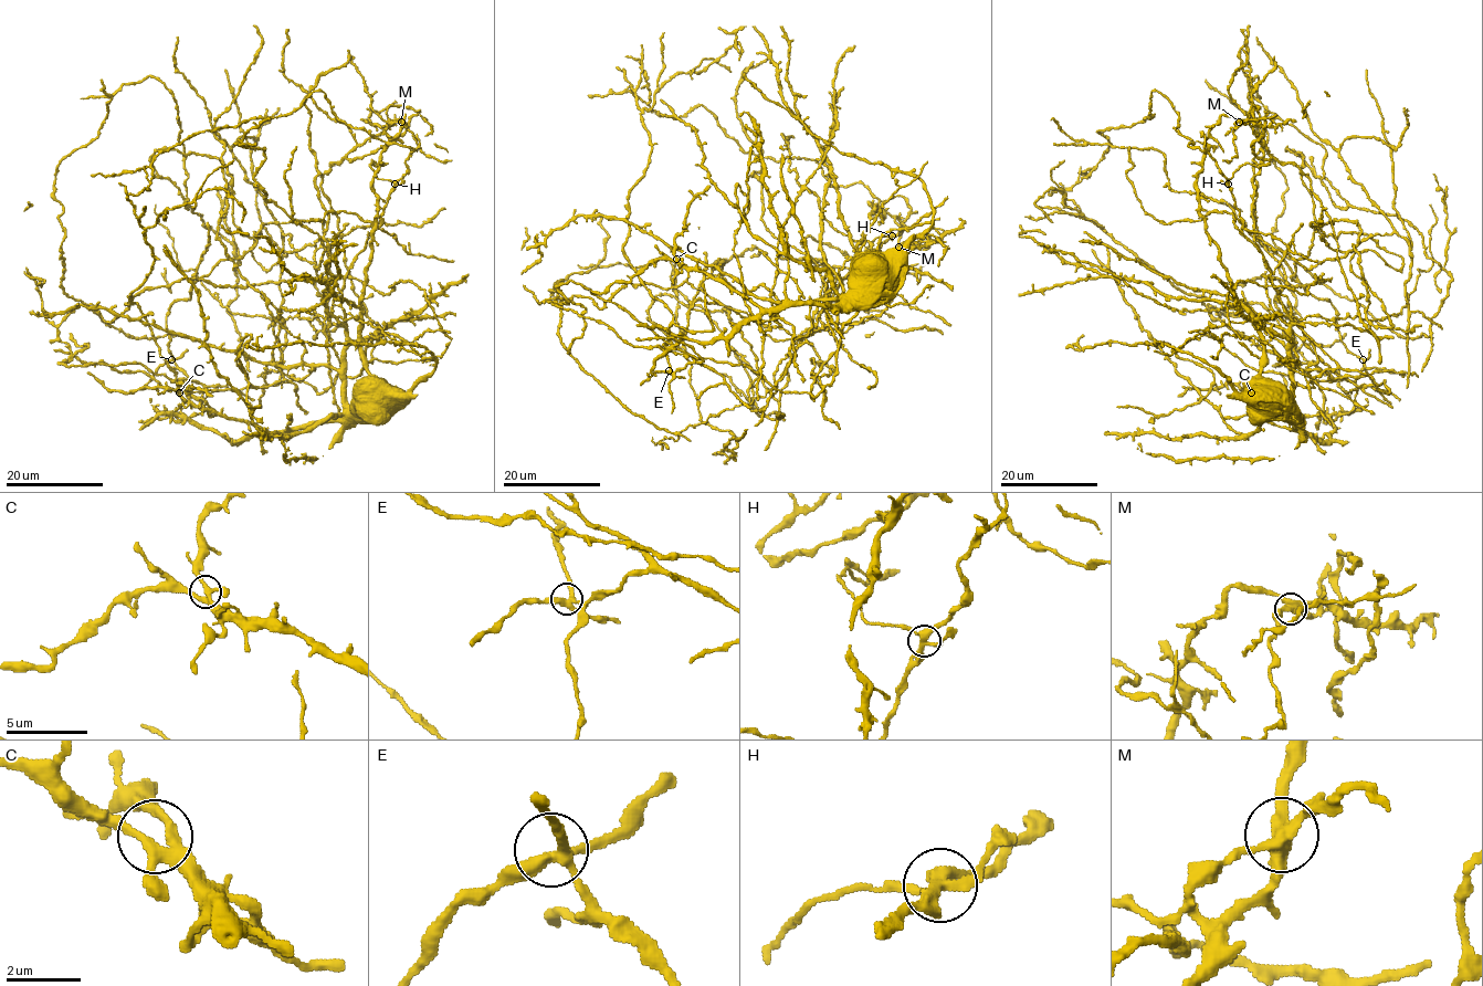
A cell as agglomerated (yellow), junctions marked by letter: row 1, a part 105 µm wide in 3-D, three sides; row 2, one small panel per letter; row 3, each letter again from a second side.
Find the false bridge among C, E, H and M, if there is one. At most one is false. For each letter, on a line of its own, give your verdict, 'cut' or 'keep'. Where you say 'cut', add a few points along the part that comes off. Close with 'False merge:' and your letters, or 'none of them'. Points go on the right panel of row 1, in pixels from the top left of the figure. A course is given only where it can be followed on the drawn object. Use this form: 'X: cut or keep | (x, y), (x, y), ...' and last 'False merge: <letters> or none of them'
C: keep
E: keep
H: cut | (1229, 185), (1241, 166), (1270, 163)
M: keep
False merge: H

